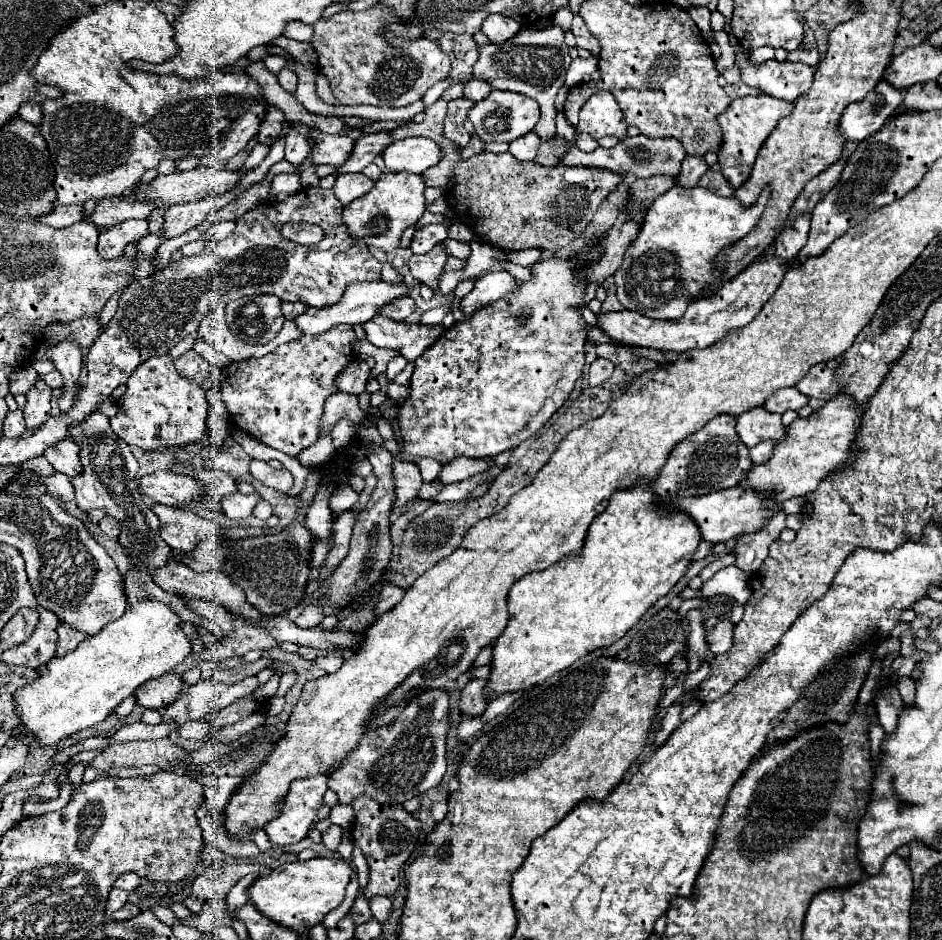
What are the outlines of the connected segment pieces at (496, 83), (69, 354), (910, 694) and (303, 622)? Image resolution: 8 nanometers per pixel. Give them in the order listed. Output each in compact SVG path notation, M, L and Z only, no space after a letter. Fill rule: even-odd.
M558 25L546 27L546 29L522 29L510 43L486 43L478 45L478 61L472 67L474 79L486 81L492 89L502 91L516 91L522 95L528 95L538 101L542 117L540 123L534 127L534 131L540 135L540 139L552 137L556 133L554 129L554 97L558 89L564 85L566 71L570 67L572 57L568 55L568 45L564 43L564 31Z
M62 341L54 347L38 347L34 351L34 359L52 359L56 363L56 369L62 373L64 387L62 395L58 399L60 413L70 411L74 405L74 397L78 397L78 391L82 391L82 353L80 347L72 341Z
M906 676L898 677L898 683L895 686L899 690L905 706L912 705L916 692L914 680L912 680L911 677Z
M308 605L296 619L296 625L302 629L310 629L310 627L318 627L322 623L322 619L324 619L324 615L320 613L320 609L316 605Z

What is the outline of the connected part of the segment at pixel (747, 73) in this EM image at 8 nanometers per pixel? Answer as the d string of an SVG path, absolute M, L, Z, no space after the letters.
M736 45L736 67L742 71L742 81L750 87L756 87L760 93L794 101L796 97L808 93L814 67L808 67L804 63L792 63L792 61L776 61L770 59L766 63L752 63L750 51L746 47Z

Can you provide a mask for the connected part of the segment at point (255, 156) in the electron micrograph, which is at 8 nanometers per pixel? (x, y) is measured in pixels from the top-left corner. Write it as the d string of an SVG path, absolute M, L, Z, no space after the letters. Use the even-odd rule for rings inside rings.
M257 143L251 150L247 160L245 161L244 165L239 169L238 173L240 175L243 175L248 170L260 165L260 163L265 159L266 155L268 154L270 147L270 145Z

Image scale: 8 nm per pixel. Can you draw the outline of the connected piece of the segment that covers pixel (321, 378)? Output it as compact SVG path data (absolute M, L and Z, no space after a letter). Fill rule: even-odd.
M332 327L322 337L300 337L286 345L280 345L276 351L260 359L246 359L228 365L220 375L220 393L226 403L226 409L232 415L234 425L248 431L258 441L266 443L272 449L278 449L290 457L298 457L302 449L314 445L318 439L318 423L324 413L324 401L336 393L334 377L344 369L346 363L354 359L352 341L356 339L352 327Z

